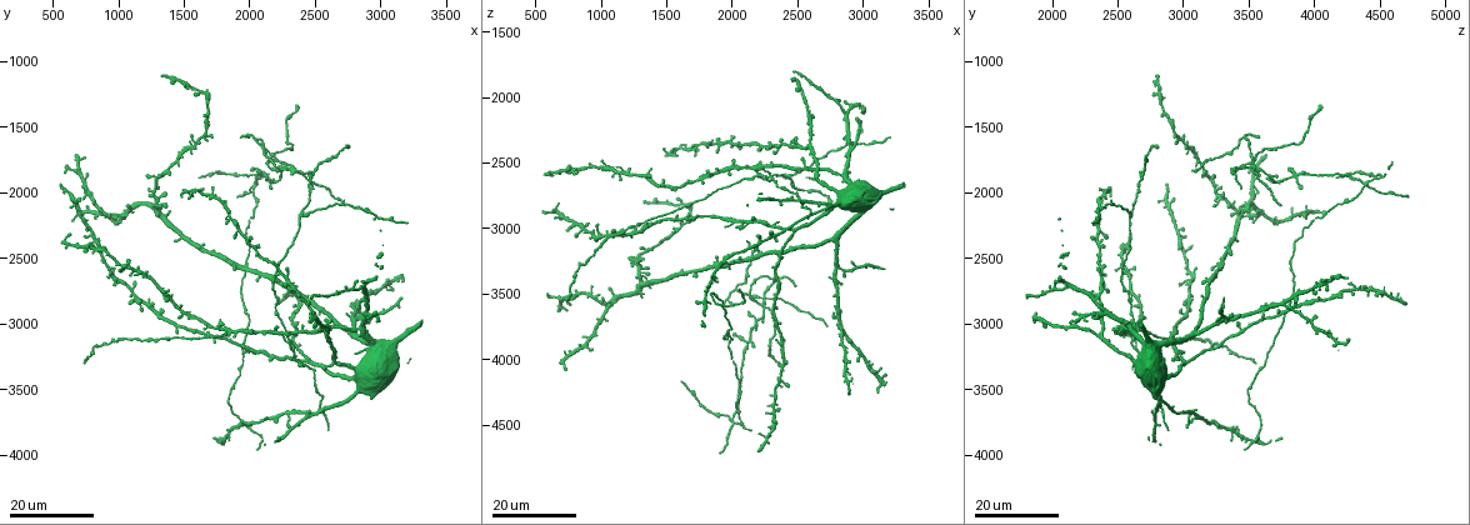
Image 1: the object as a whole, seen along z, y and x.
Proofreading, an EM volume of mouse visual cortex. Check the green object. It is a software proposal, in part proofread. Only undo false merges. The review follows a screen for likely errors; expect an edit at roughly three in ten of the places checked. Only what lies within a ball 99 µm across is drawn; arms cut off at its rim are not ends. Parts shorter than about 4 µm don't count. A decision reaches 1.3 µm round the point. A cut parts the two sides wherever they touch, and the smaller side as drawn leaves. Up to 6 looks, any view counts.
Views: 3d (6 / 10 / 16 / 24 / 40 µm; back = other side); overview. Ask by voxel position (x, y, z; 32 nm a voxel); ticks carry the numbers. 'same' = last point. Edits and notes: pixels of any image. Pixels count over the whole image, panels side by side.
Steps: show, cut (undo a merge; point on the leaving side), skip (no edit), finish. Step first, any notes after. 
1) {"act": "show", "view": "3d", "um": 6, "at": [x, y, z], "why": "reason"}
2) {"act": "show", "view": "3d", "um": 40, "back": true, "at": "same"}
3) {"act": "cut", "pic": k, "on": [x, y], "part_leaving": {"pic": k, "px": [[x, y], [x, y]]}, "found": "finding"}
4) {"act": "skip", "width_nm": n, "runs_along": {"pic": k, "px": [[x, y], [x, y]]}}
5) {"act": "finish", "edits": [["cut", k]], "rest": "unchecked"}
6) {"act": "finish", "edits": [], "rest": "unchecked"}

{"act": "show", "view": "3d", "um": 24, "at": [2380, 3280, 2680], "why": "thick turns thin"}

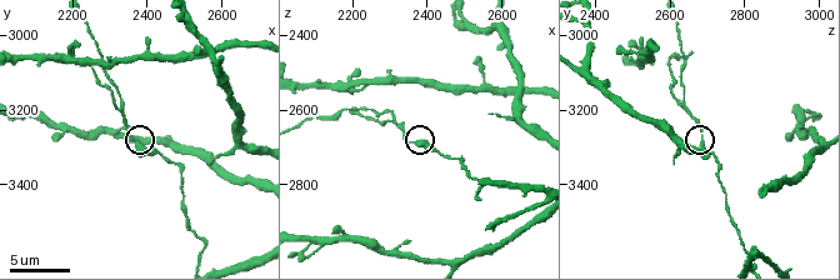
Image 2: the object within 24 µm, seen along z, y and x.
{"act": "show", "view": "3d", "um": 6, "at": [2370, 3290, 2680], "why": "closer look"}

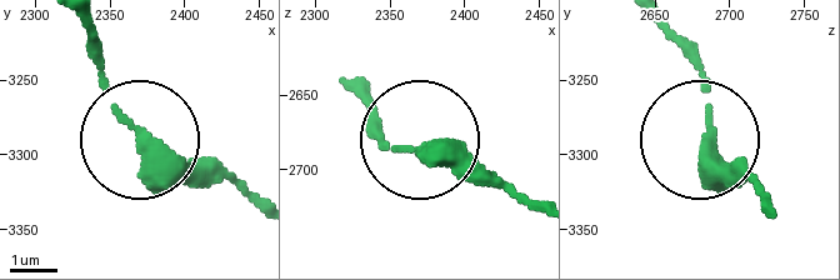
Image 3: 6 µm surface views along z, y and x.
{"act": "skip", "runs_along": {"pic": 3, "px": [[769, 206], [709, 143], [705, 83], [685, 51]]}, "found": "continuous, no second neuron"}

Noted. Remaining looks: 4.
{"act": "show", "view": "3d", "um": 16, "at": [2580, 3640, 2800], "why": "four-way junction"}

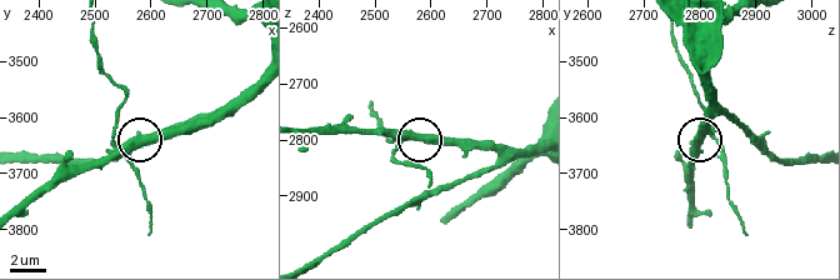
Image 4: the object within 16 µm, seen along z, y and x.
{"act": "show", "view": "3d", "um": 6, "at": [2550, 3650, 2800]}

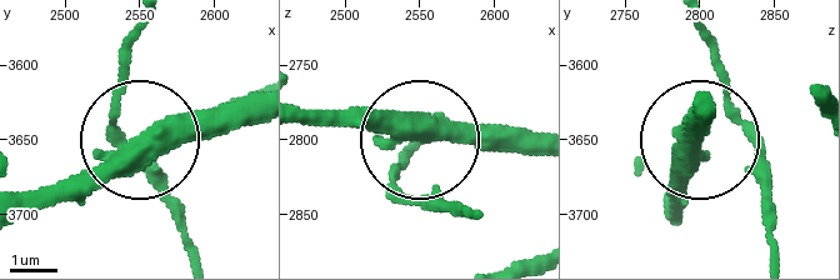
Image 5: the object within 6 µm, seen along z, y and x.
{"act": "skip", "width_nm": 370, "runs_along": {"pic": 5, "px": [[533, 145], [321, 121]]}, "found": "continuous, no second neuron"}

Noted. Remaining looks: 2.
{"act": "show", "view": "3d", "um": 16, "at": [1940, 3740, 3580]}

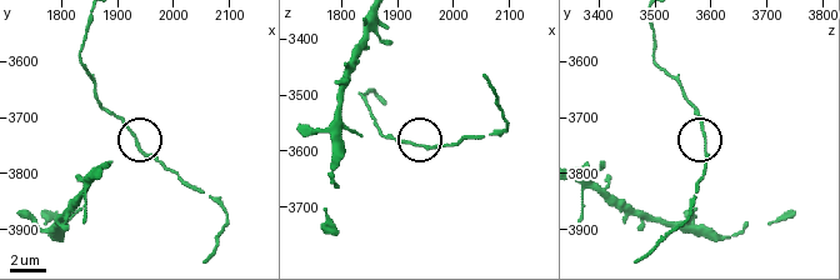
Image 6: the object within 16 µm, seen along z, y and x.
{"act": "show", "view": "3d", "um": 10, "at": [1950, 3760, 3590], "why": "closer look"}

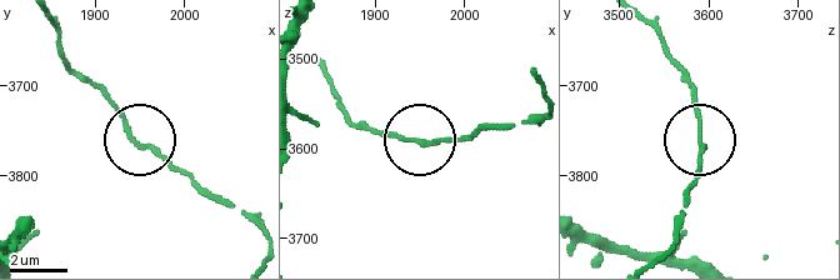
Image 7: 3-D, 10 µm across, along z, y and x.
{"act": "skip", "found": "all the same neuron"}

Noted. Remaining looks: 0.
{"act": "finish", "edits": [], "rest": "unchecked"}

